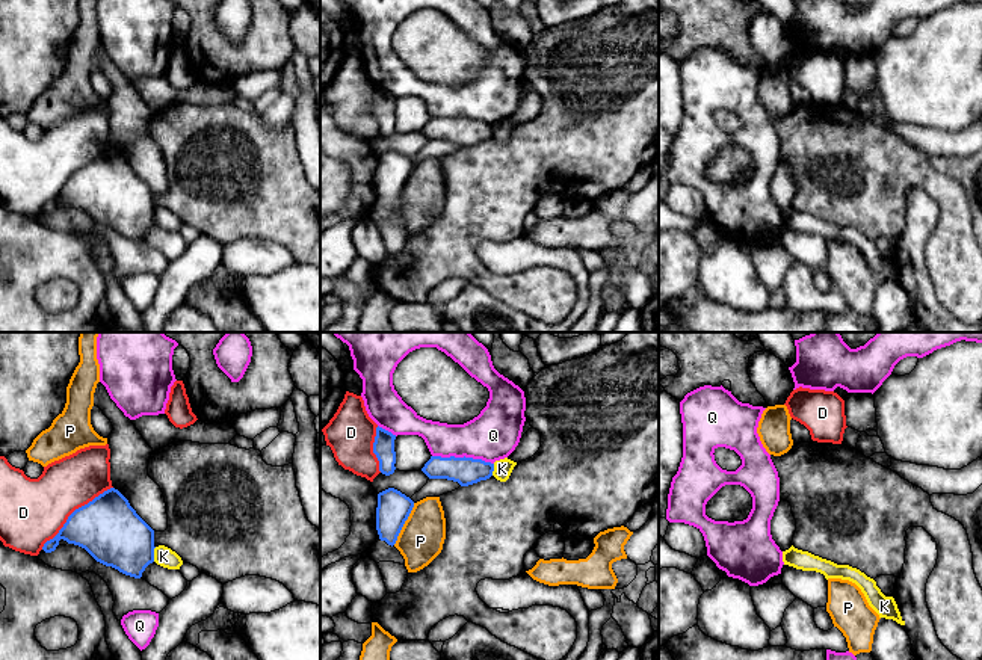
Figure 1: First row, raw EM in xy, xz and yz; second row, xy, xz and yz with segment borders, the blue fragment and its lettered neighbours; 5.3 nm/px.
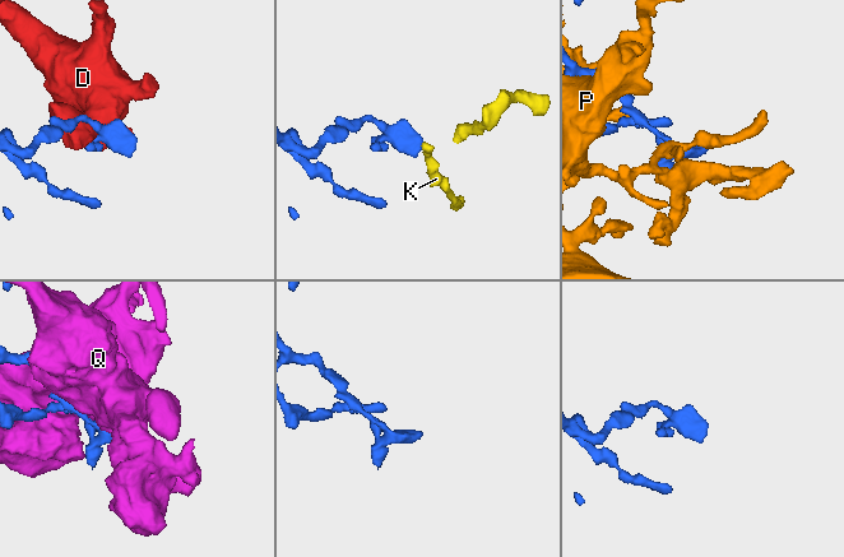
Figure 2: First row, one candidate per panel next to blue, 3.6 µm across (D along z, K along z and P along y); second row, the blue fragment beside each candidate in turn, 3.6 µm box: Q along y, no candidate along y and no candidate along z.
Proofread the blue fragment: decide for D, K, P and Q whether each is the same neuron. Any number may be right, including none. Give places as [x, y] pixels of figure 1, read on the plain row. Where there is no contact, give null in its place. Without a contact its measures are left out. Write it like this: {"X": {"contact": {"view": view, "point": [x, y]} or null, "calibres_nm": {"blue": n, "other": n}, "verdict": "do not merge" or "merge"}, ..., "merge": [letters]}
{"D": {"contact": {"view": "xy", "point": [73, 174]}, "calibres_nm": {"blue": 340, "other": 360}, "verdict": "do not merge"}, "K": {"contact": {"view": "xy", "point": [153, 216]}, "calibres_nm": {"blue": 320, "other": 110}, "verdict": "do not merge"}, "P": {"contact": {"view": "xz", "point": [404, 185]}, "calibres_nm": {"blue": 180, "other": 240}, "verdict": "do not merge"}, "Q": {"contact": {"view": "xz", "point": [464, 118]}, "calibres_nm": {"blue": 150, "other": 260}, "verdict": "do not merge"}, "merge": []}

